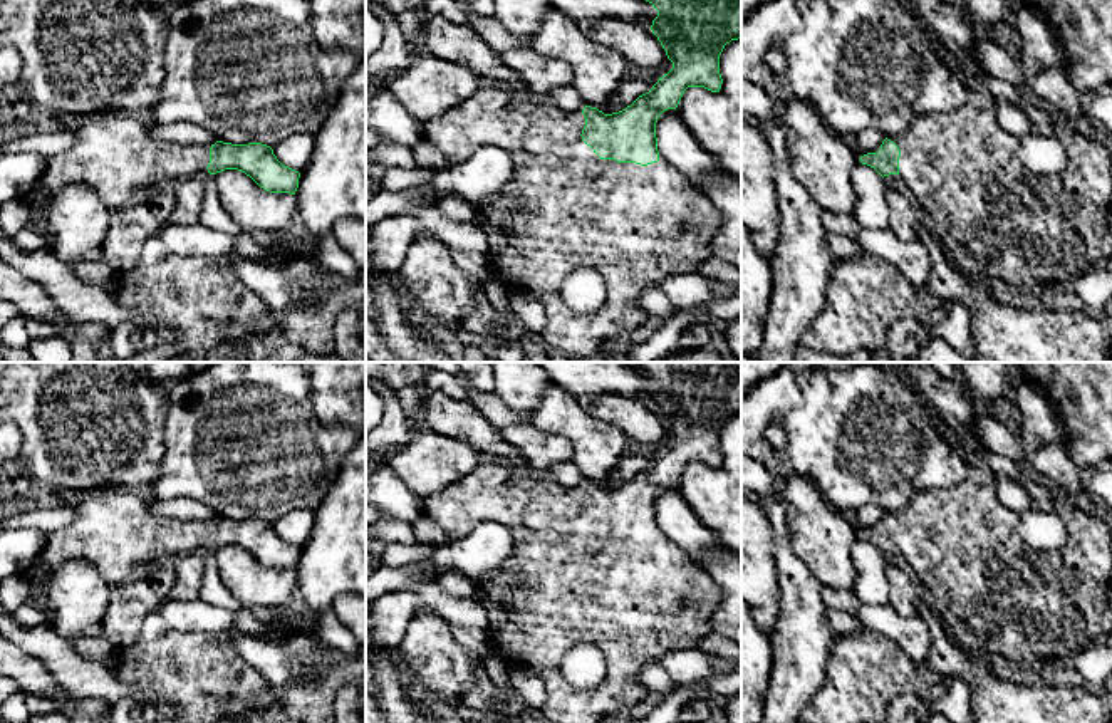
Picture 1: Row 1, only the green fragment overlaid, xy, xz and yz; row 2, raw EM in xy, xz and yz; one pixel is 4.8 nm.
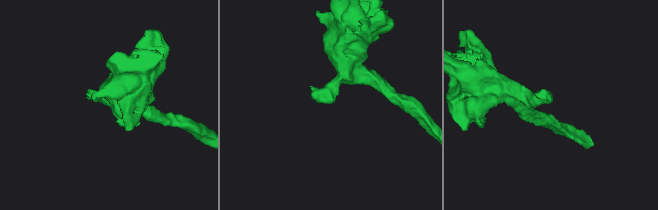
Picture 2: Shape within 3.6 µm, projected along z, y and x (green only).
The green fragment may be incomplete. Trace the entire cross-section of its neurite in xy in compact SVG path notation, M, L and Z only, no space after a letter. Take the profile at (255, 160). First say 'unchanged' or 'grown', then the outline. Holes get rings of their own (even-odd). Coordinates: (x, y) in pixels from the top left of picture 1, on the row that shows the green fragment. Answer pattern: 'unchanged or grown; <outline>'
grown; M101 112L77 119L74 122L74 144L47 161L40 176L42 181L22 198L30 210L30 226L47 235L47 203L67 185L86 185L111 213L153 195L154 186L161 181L190 179L198 173L216 174L225 169L238 169L270 193L295 195L299 188L300 173L282 164L267 144L216 141L211 146L196 146L156 141L149 136L149 126L151 122L144 116L129 112Z

